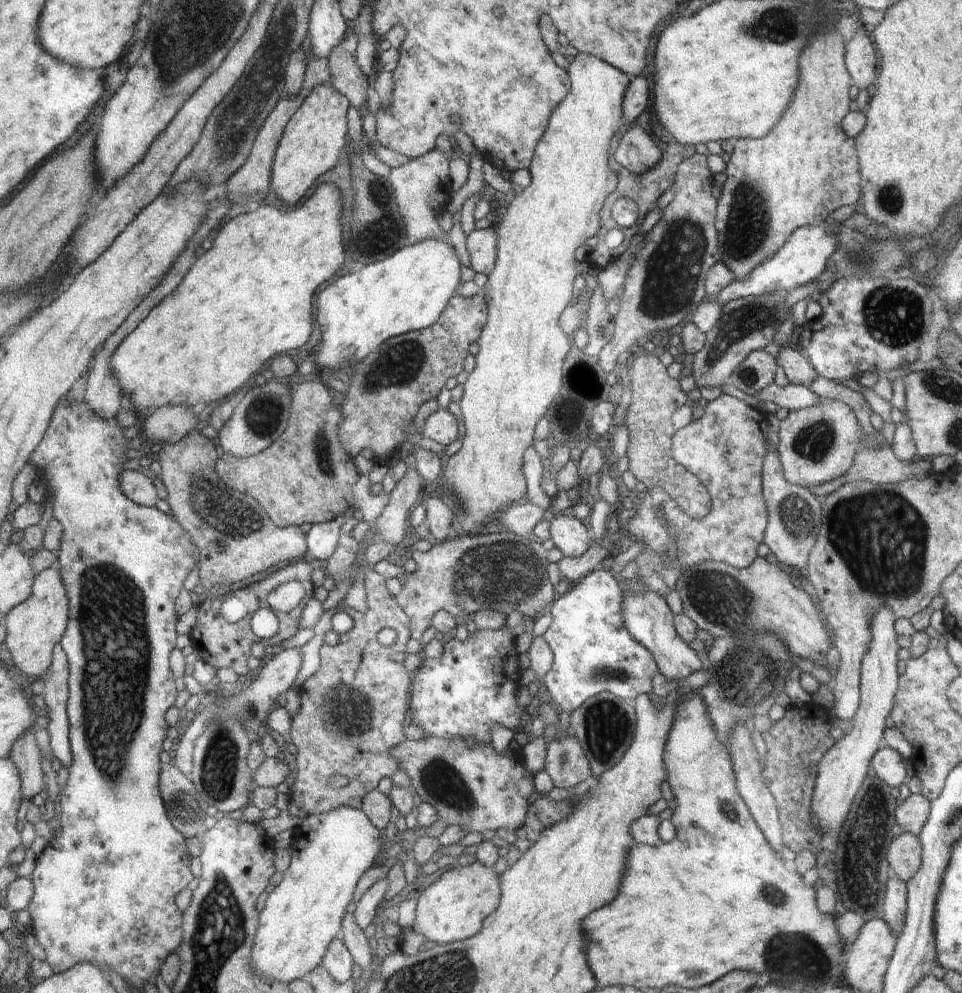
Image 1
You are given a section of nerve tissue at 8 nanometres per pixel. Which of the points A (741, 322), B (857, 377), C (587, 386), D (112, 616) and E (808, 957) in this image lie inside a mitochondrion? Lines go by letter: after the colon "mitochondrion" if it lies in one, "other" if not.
A: mitochondrion
B: other
C: mitochondrion
D: mitochondrion
E: mitochondrion

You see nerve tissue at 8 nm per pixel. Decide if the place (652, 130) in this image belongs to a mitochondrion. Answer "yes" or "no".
no

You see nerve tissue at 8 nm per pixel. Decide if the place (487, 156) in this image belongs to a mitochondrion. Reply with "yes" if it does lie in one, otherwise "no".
no

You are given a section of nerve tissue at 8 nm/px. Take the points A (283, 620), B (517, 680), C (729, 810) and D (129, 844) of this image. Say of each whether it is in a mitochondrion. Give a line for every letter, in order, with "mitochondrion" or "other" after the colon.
A: other
B: other
C: mitochondrion
D: other

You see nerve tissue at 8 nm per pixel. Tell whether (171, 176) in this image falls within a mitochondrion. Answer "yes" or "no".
no

